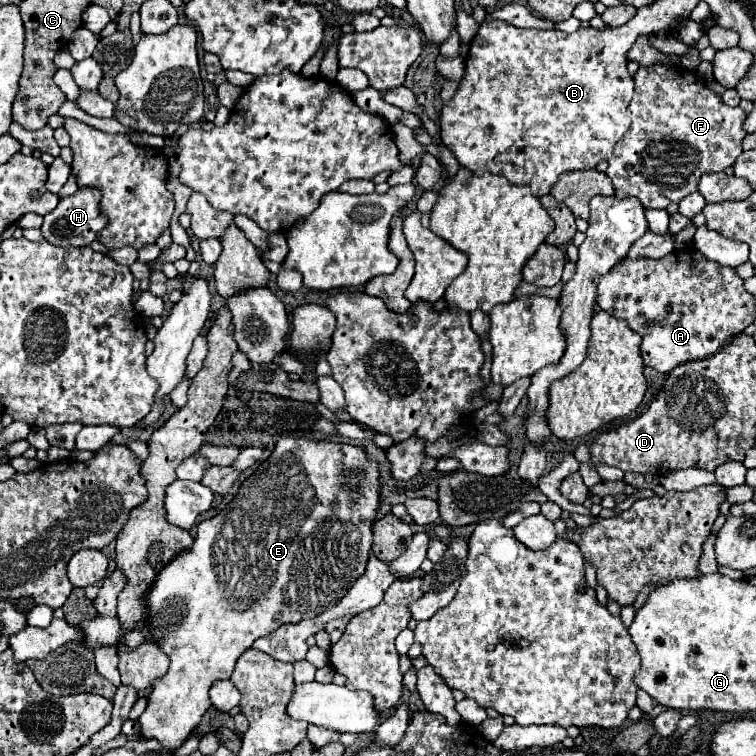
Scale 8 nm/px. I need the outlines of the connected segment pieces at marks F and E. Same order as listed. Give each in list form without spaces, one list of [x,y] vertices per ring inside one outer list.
[[[658,64],[656,68],[640,66],[634,74],[634,82],[634,98],[628,106],[632,112],[632,124],[624,138],[614,146],[606,174],[614,184],[616,198],[634,196],[644,208],[666,208],[668,204],[680,202],[684,196],[696,192],[702,174],[722,172],[734,164],[742,154],[746,112],[740,106],[726,106],[716,92],[704,86],[700,78],[686,68],[666,68],[666,64]]]
[[[282,436],[270,454],[266,462],[258,466],[258,470],[248,476],[238,494],[232,498],[228,508],[220,512],[218,516],[204,520],[196,526],[196,538],[194,546],[188,552],[182,552],[176,556],[156,578],[154,586],[148,592],[150,598],[150,626],[154,630],[154,636],[160,640],[160,648],[168,654],[170,658],[170,668],[168,672],[152,684],[152,692],[148,692],[146,700],[148,706],[144,714],[138,718],[140,724],[140,738],[156,738],[170,754],[174,754],[186,738],[192,734],[192,730],[198,726],[206,710],[212,706],[208,698],[208,690],[216,680],[230,678],[234,664],[242,652],[246,652],[254,640],[268,636],[282,624],[298,624],[306,618],[314,618],[322,614],[322,608],[334,606],[338,600],[344,598],[344,594],[350,590],[350,586],[364,574],[370,546],[372,546],[372,522],[376,516],[376,510],[380,506],[380,494],[378,494],[378,466],[376,462],[370,462],[360,446],[348,446],[348,444],[334,444],[334,442],[318,442],[318,440],[304,440],[304,438],[294,438],[294,436]]]

